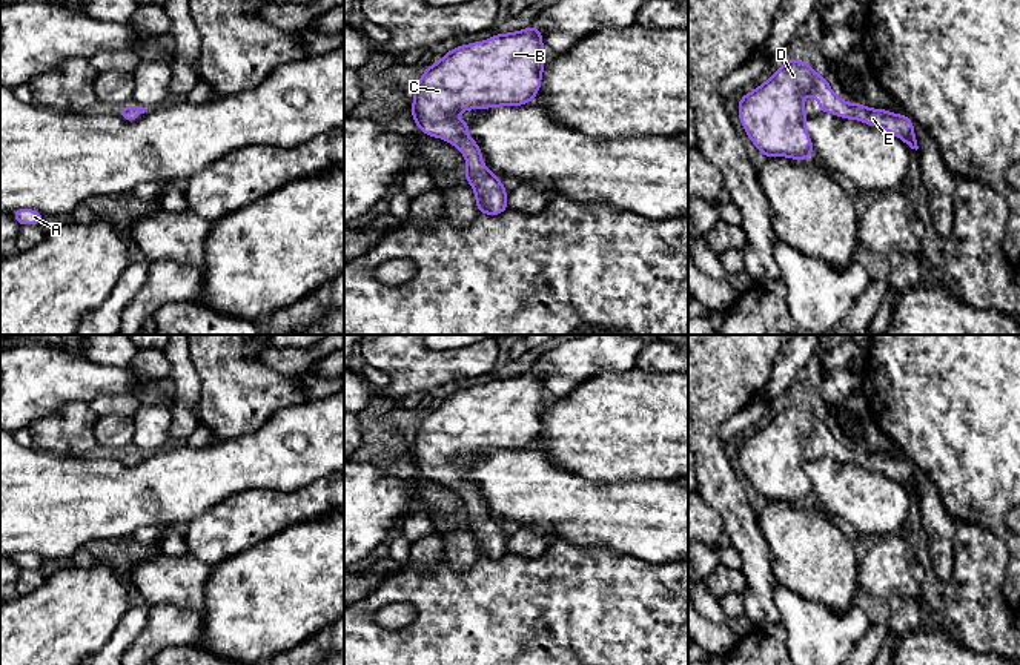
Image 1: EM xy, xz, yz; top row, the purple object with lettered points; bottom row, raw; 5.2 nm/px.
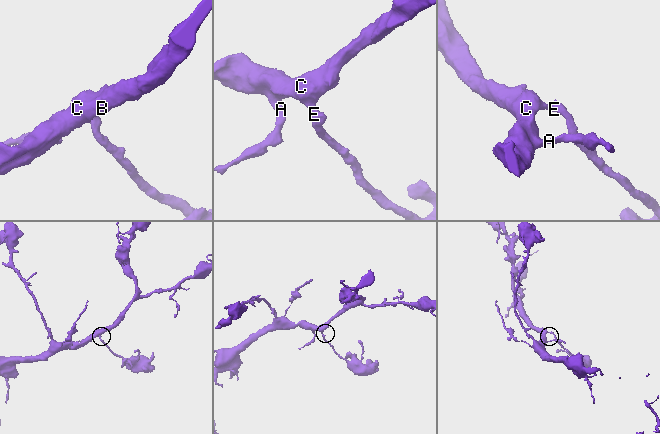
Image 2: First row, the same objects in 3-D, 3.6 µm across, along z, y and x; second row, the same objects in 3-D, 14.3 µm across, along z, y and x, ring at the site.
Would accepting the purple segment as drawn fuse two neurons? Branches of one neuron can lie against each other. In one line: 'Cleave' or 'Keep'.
Keep

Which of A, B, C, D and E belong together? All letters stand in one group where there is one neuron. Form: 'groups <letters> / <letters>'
groups A B C D E

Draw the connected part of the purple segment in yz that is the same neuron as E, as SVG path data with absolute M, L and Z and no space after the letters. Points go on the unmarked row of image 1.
M788 402L770 424L739 444L742 470L762 499L800 505L813 499L802 444L808 439L819 442L819 458L833 456L837 461L862 464L891 476L911 493L919 493L909 461L885 453L868 453L860 447L846 447L810 407Z

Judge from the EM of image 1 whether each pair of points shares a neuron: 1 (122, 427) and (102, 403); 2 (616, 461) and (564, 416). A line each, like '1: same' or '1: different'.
1: different
2: same

